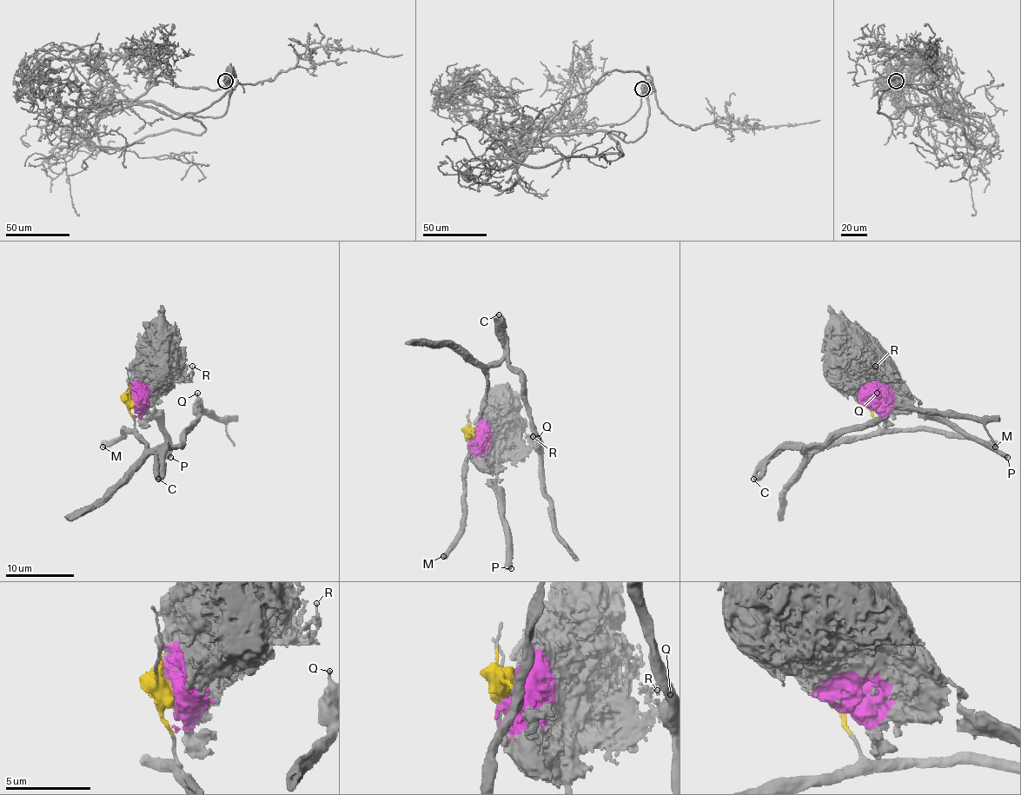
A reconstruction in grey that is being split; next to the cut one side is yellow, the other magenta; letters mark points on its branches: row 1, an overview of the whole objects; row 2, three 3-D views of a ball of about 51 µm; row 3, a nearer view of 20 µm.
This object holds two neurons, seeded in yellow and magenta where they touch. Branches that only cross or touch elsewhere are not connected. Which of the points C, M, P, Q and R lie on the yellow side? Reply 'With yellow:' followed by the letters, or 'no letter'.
With yellow: C, M, Q

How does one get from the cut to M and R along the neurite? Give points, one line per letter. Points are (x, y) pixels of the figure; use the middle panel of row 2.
M: (474, 436), (472, 434), (475, 438), (467, 464), (461, 531), (453, 546), (442, 557)
R: (474, 436), (506, 436), (520, 438), (523, 441), (532, 436)

